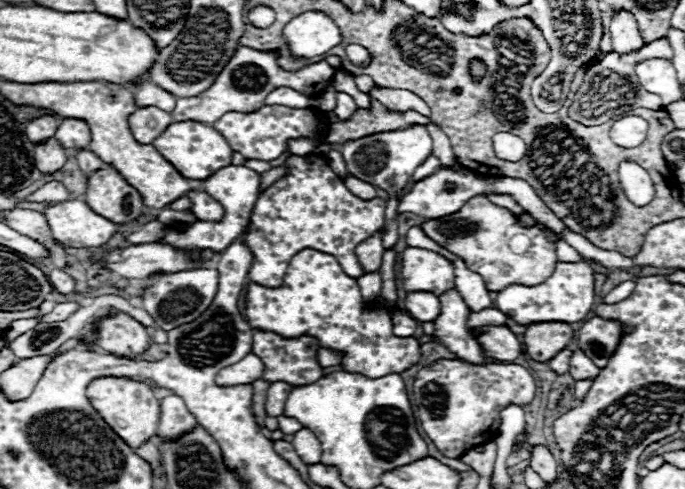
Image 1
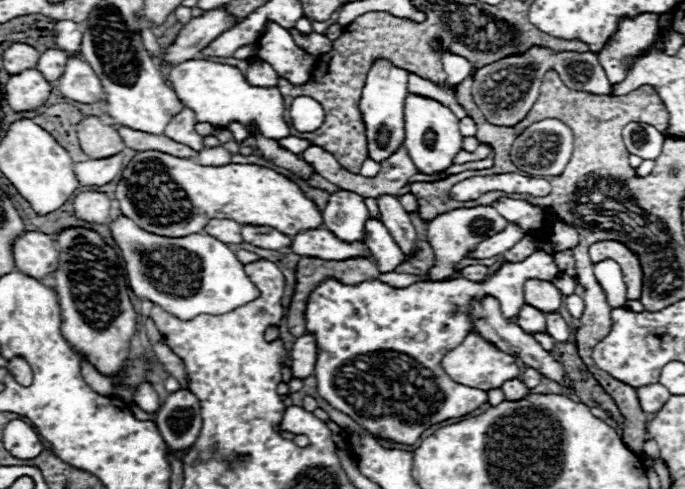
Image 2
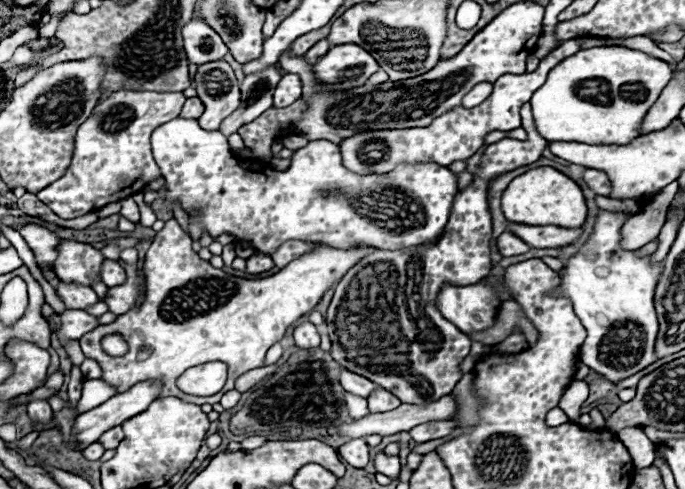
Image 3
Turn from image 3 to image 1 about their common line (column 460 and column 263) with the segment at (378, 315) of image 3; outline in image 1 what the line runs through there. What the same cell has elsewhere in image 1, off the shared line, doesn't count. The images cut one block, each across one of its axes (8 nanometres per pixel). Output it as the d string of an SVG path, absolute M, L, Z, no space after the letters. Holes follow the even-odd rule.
M290 154L282 164L288 168L286 176L258 194L258 202L250 216L250 234L246 238L254 260L248 278L256 284L278 288L290 264L290 258L304 248L332 254L352 278L364 272L358 264L354 248L384 226L386 200L362 200L354 196L338 174L332 172L326 154L296 156ZM256 330L254 332L254 346L252 352L256 356L260 356L260 360L264 362L264 374L262 378L266 378L268 382L278 382L284 380L288 384L312 384L318 378L324 376L322 366L316 362L316 352L318 352L318 342L310 336L300 336L300 338L280 338L274 332L262 332Z

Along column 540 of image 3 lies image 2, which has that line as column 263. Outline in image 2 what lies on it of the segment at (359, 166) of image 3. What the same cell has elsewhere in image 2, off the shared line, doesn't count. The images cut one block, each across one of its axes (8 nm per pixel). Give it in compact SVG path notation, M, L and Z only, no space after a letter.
M264 60L248 64L246 78L248 78L250 84L256 84L256 86L276 86L278 84L278 74Z

